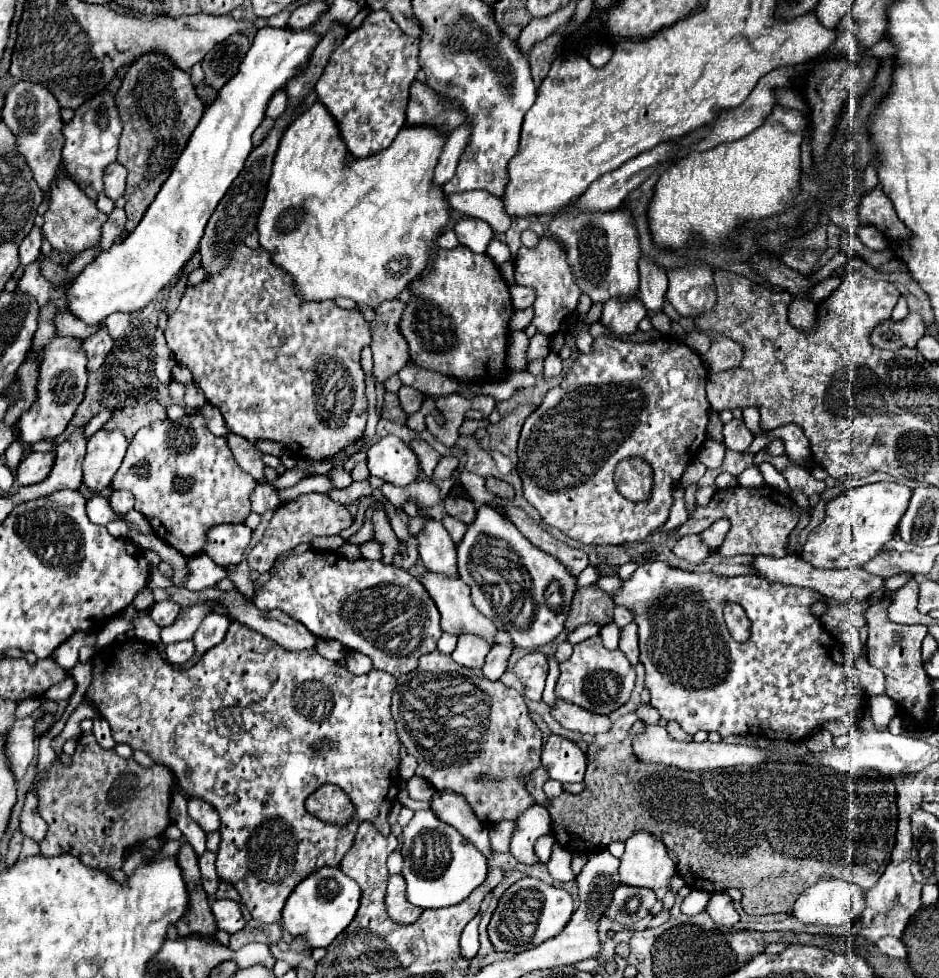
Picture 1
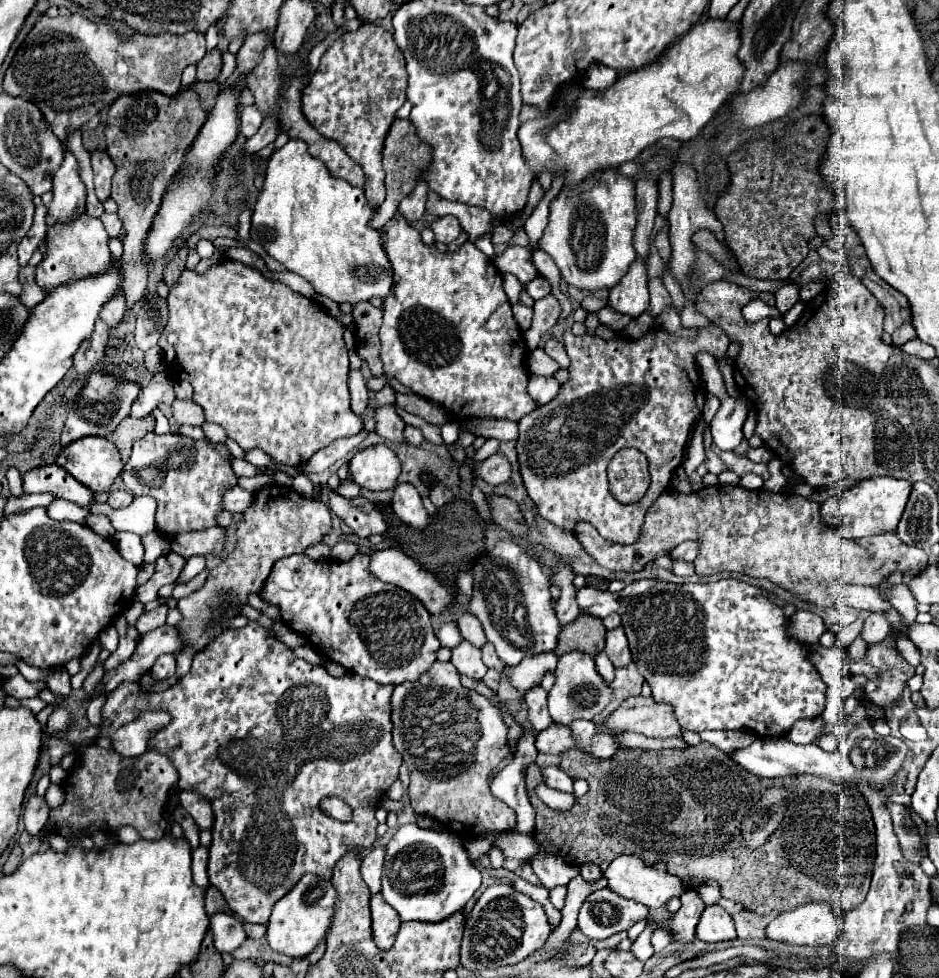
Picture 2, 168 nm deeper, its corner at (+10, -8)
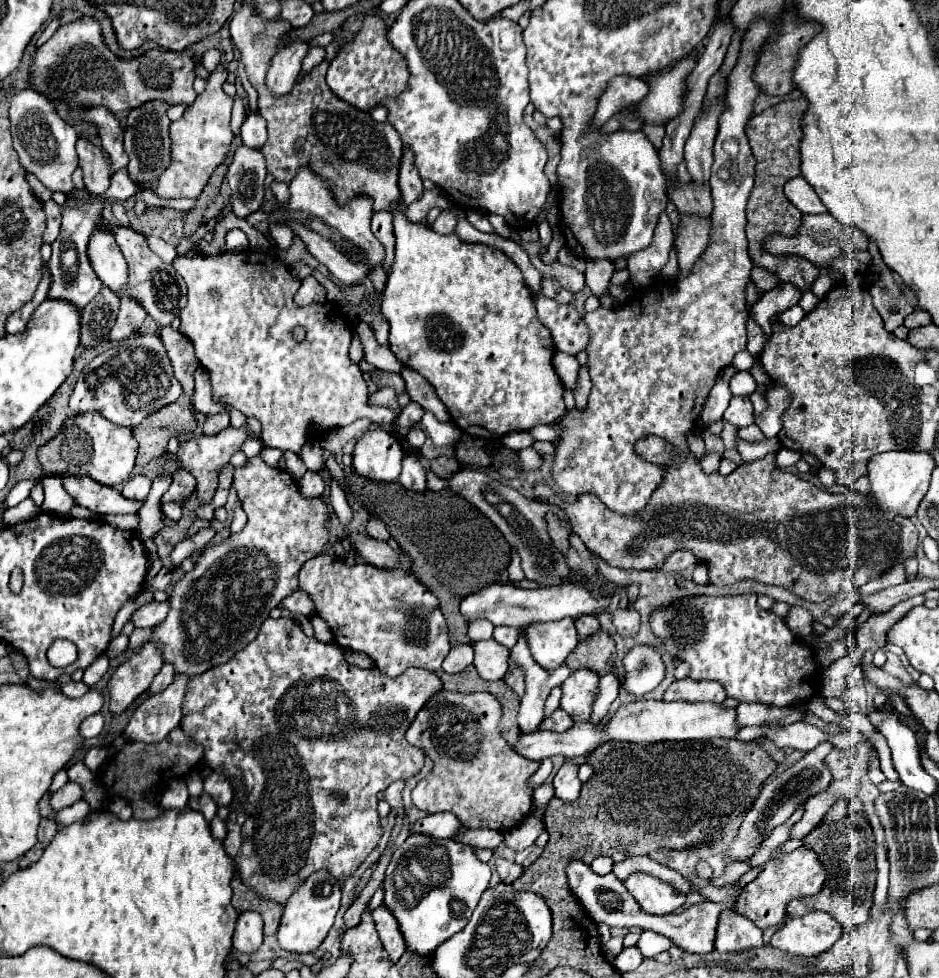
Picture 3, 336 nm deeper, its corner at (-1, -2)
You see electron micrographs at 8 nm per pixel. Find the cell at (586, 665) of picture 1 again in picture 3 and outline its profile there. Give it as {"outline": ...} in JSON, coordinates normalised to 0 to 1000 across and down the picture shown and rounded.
{"outline":[[[624,683],[613,685],[599,699],[596,724],[611,738],[626,738],[635,710],[637,710],[637,691]]]}

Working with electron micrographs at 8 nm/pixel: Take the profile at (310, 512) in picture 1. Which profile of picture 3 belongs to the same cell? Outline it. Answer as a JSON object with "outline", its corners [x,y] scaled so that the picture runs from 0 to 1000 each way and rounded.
{"outline":[[[277,464],[264,468],[258,479],[249,481],[249,497],[264,526],[262,538],[258,544],[247,546],[213,566],[207,583],[185,597],[179,611],[181,626],[160,650],[160,656],[168,658],[175,677],[185,679],[187,691],[196,689],[204,693],[215,689],[243,677],[251,667],[264,661],[275,650],[277,638],[288,630],[288,624],[298,620],[298,616],[317,601],[317,585],[324,575],[339,569],[349,554],[351,526],[347,515],[341,509],[322,509],[313,489],[305,481],[285,476]]]}

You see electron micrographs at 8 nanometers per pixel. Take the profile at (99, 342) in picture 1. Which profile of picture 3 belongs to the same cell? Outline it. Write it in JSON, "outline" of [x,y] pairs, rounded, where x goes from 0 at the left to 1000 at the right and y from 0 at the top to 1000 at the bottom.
{"outline":[[[109,292],[106,301],[85,319],[85,352],[104,354],[106,348],[119,337],[126,315],[128,305],[115,292]]]}

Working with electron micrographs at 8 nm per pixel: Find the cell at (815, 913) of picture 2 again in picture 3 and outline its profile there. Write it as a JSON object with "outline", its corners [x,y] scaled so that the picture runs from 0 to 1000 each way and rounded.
{"outline":[[[863,933],[854,939],[839,939],[831,947],[818,967],[833,973],[865,980],[888,967],[897,957],[895,945],[880,933]]]}

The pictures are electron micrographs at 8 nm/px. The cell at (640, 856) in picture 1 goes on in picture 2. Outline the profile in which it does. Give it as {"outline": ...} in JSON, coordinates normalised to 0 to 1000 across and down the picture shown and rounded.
{"outline":[[[661,873],[657,875],[649,888],[644,890],[644,898],[649,900],[649,908],[666,918],[674,918],[676,922],[687,924],[689,928],[702,928],[706,924],[710,924],[712,918],[717,916],[725,916],[729,912],[725,900],[721,896],[715,896],[712,892],[700,890],[698,885],[687,883],[683,877],[678,877],[678,873]]]}

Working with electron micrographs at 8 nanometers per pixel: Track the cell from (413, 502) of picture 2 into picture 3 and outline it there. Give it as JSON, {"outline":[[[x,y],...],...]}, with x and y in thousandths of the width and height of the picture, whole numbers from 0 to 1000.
{"outline":[[[430,466],[426,493],[428,493],[430,499],[441,501],[441,503],[454,501],[454,481],[449,479],[449,474],[443,466]]]}

